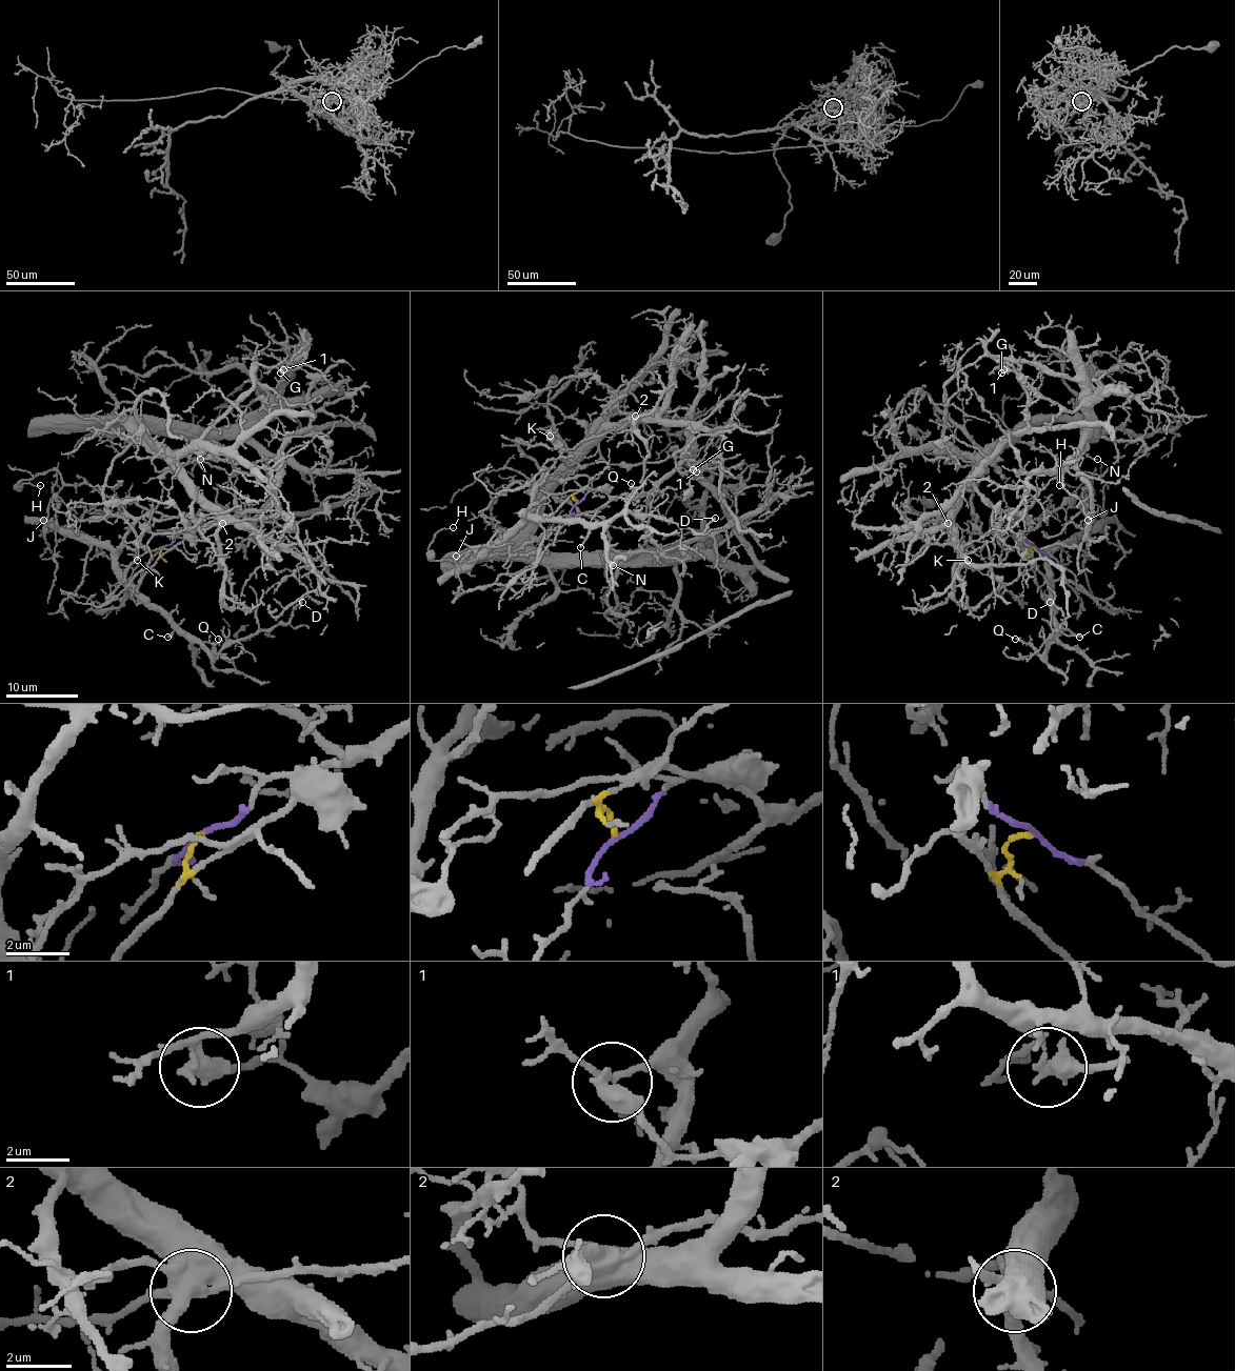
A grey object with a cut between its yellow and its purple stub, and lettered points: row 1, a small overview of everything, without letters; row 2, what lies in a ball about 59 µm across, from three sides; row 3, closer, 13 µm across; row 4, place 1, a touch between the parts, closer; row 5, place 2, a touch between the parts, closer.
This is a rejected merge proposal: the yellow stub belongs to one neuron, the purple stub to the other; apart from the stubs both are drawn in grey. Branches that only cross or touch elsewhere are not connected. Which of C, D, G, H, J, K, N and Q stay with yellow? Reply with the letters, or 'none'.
C, D, J, Q

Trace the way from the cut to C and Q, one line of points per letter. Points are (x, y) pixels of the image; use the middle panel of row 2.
C: (576, 503), (571, 496), (551, 517), (553, 521), (581, 523), (589, 529), (589, 537), (579, 547)
Q: (576, 503), (571, 496), (554, 511), (553, 521), (610, 523), (624, 508), (632, 483)

